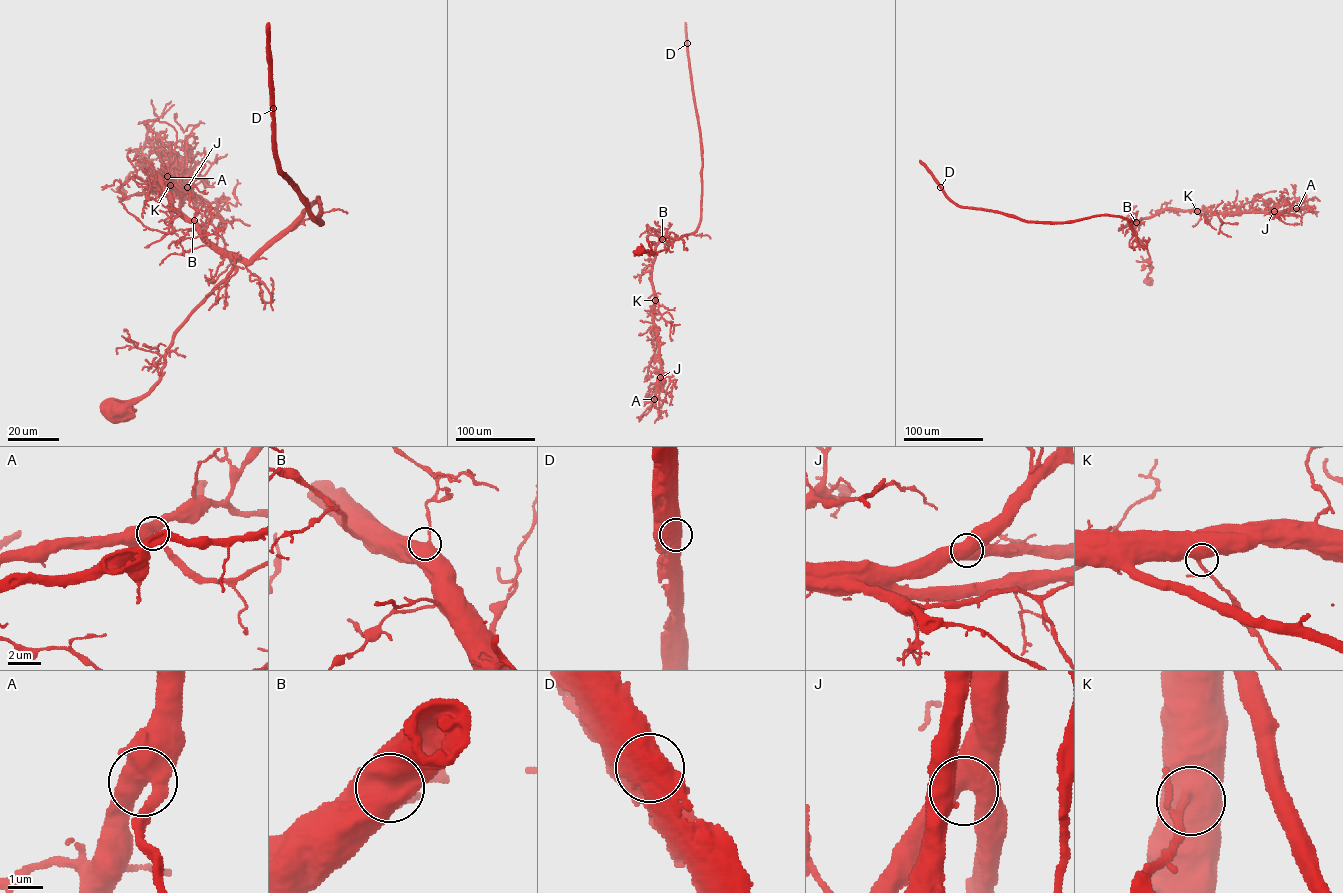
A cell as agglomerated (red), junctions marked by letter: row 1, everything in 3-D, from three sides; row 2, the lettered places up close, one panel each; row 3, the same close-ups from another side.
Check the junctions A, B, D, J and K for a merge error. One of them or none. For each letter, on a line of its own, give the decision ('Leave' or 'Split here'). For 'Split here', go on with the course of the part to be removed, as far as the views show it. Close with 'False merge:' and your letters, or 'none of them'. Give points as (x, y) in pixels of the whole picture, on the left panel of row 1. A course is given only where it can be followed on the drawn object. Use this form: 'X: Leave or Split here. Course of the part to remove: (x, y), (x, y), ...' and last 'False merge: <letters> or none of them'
A: Leave
B: Leave
D: Leave
J: Leave
K: Leave
False merge: none of them

